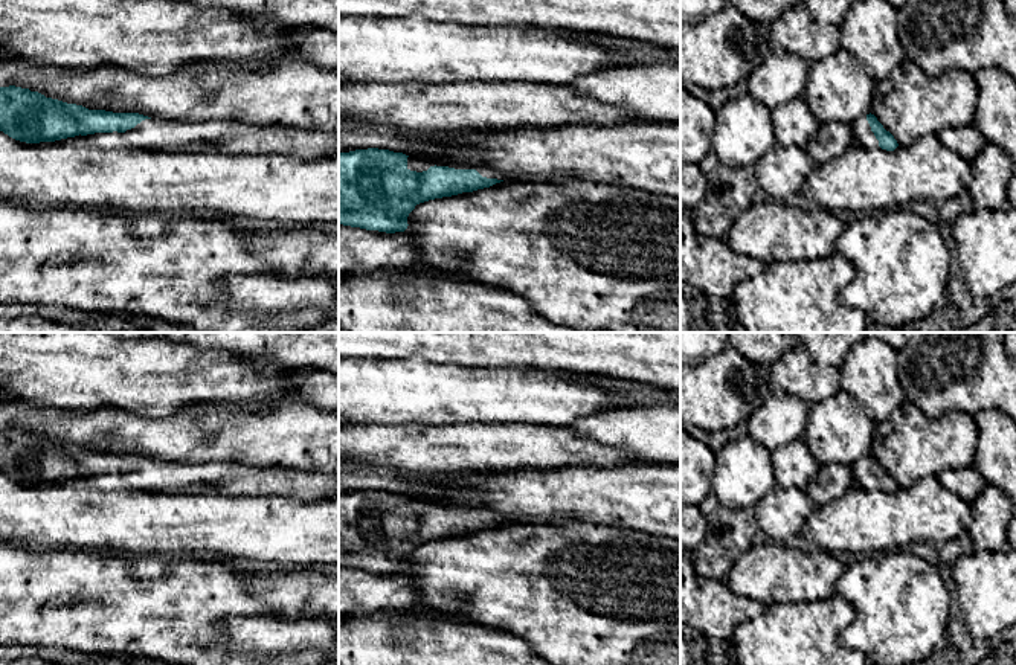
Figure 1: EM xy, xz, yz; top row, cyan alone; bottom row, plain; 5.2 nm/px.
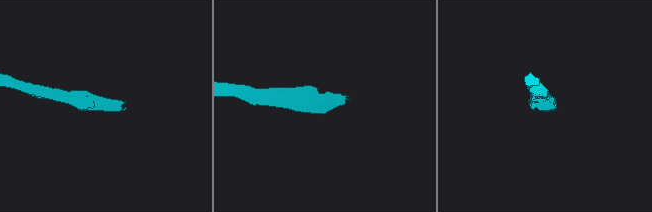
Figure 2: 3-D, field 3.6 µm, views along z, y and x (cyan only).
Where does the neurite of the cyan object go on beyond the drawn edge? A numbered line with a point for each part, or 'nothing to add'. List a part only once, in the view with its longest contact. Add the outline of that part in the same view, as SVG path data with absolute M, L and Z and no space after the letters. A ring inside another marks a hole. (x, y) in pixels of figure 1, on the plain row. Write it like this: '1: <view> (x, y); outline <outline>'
1: yz (862, 475); outline M862 458L857 464L854 464L851 467L851 471L853 471L854 485L859 485L868 491L879 488L879 482L871 473L866 458Z

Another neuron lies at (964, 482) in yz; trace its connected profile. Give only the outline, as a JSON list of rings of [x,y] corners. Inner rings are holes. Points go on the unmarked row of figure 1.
[[[973,465],[967,468],[944,470],[938,479],[947,491],[961,497],[967,503],[972,503],[987,487],[985,479]]]

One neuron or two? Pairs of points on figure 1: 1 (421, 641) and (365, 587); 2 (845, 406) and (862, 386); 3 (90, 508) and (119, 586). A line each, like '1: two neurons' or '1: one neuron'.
1: two neurons
2: two neurons
3: two neurons

